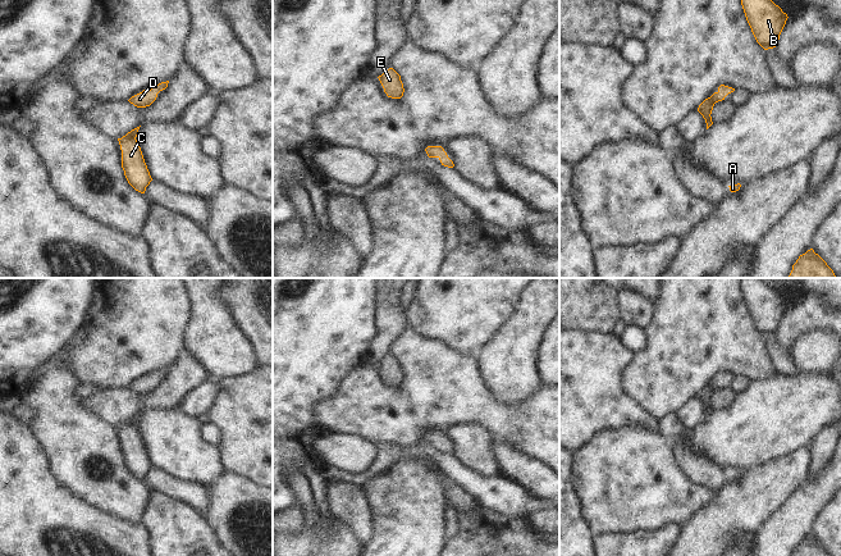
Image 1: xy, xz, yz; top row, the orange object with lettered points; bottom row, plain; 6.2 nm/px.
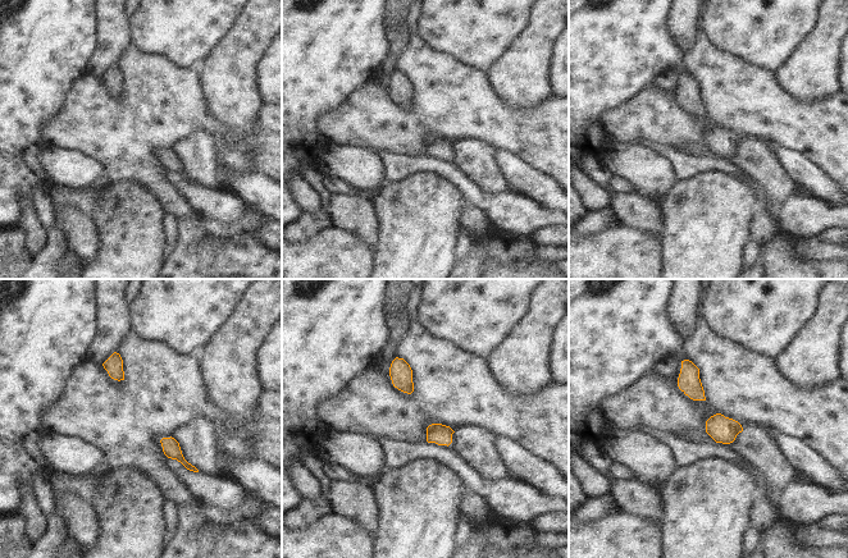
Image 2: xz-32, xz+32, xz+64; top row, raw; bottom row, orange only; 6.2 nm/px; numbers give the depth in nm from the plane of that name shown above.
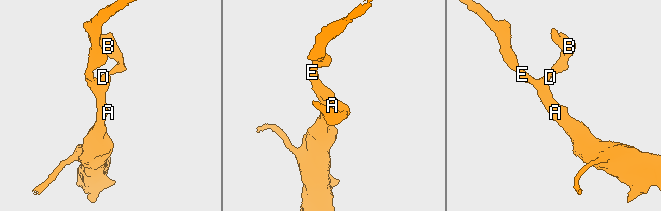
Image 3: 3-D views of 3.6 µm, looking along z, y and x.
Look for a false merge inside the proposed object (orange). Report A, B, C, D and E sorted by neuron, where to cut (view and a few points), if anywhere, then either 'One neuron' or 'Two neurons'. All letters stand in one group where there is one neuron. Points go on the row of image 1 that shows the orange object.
Groups: A B C D E. No split. One neuron.

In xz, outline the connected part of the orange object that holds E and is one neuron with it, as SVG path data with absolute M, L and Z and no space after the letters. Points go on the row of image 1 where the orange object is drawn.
M389 68L378 78L388 97L401 99L403 96L404 88L401 76L393 68Z

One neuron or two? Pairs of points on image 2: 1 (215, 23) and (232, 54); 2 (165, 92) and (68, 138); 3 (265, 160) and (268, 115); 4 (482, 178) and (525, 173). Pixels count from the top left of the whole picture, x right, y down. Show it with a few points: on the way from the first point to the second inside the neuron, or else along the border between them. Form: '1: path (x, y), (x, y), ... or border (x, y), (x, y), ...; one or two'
1: border (240, 13), (228, 32), (204, 59); two
2: path (141, 117), (133, 124), (92, 124); one
3: path (268, 149), (268, 127); one
4: border (497, 149), (497, 165), (510, 186); two

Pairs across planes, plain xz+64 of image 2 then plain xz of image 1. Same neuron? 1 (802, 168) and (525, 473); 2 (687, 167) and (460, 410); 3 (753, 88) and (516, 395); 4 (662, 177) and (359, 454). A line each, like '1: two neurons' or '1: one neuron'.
1: one neuron
2: two neurons
3: two neurons
4: one neuron

